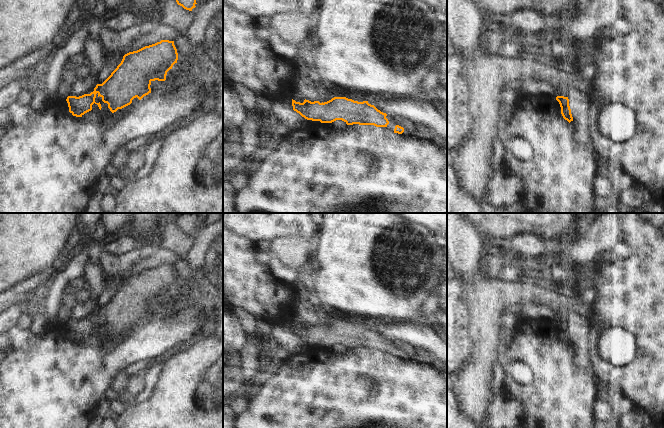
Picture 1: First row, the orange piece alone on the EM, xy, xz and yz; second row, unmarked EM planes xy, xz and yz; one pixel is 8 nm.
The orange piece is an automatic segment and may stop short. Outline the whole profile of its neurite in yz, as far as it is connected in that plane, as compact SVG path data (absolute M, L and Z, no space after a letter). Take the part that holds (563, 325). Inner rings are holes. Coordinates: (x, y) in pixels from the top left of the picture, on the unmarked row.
M557 320L556 324L559 326L561 331L561 338L565 344L567 344L569 347L573 345L573 341L571 338L571 333L569 330L569 323L568 321L564 320Z

